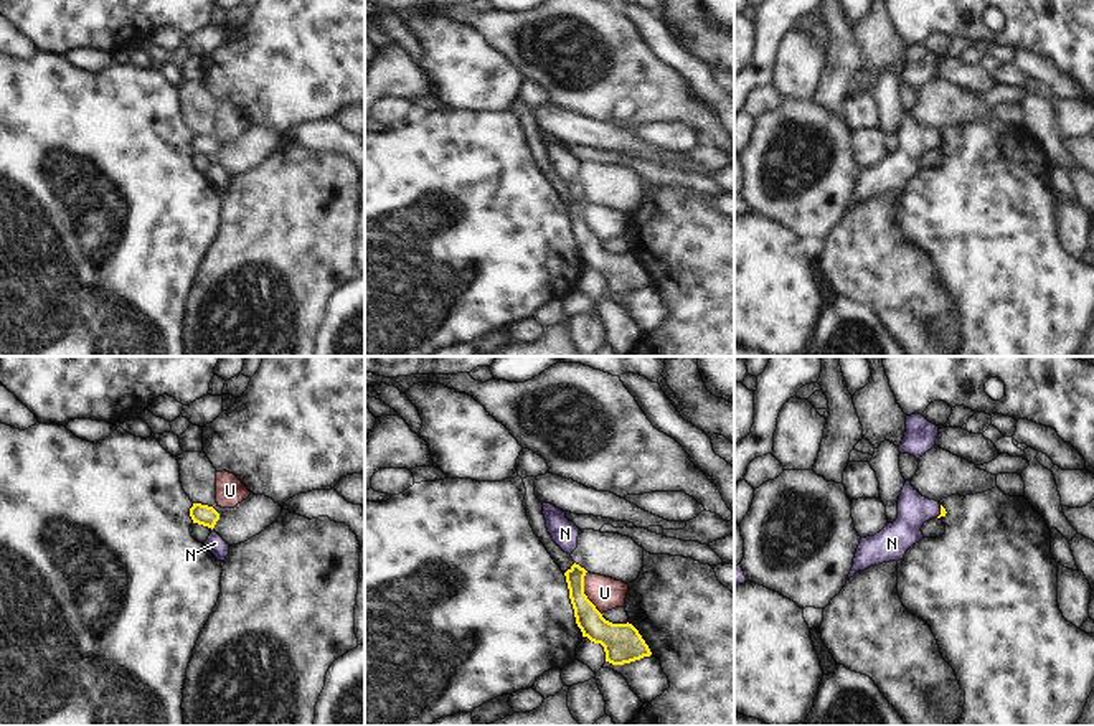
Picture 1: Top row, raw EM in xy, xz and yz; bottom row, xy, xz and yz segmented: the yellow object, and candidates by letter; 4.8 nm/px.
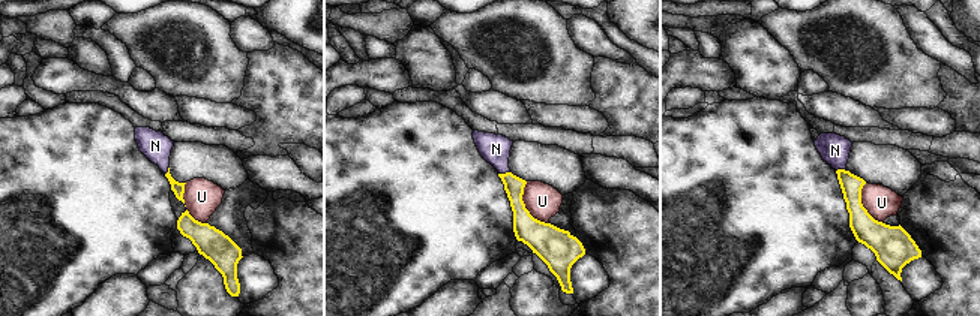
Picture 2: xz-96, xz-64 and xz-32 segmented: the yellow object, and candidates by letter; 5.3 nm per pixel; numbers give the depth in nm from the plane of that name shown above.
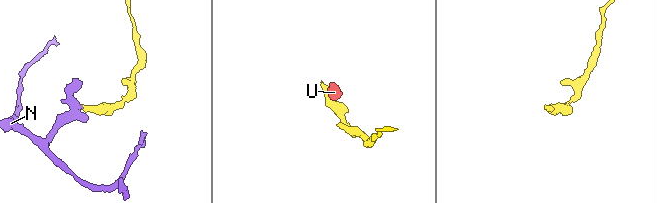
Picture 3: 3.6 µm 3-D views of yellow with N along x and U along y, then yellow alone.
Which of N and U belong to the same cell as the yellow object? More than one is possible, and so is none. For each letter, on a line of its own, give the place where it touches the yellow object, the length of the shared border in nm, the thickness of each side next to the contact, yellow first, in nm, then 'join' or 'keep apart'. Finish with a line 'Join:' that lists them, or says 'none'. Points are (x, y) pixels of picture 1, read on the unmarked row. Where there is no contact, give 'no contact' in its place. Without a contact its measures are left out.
N: contact yz (941, 142); length 70 nm; calibres 30 and 160 nm; join
U: contact xz (583, 223); length 220 nm; calibres 130 and 160 nm; keep apart
Join: N

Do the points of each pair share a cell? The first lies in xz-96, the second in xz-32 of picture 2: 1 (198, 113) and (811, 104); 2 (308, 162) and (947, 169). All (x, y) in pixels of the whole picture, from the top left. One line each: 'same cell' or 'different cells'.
1: different cells
2: different cells

